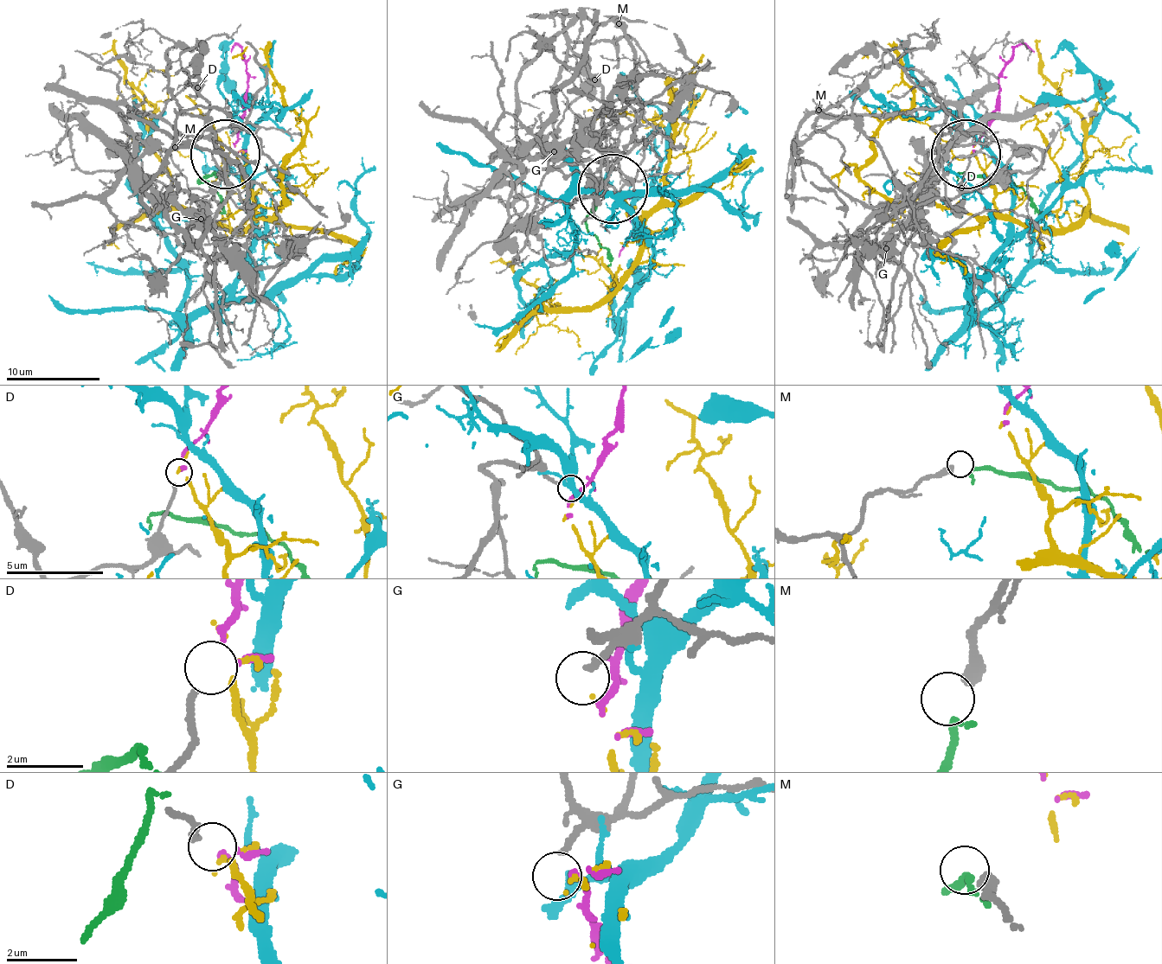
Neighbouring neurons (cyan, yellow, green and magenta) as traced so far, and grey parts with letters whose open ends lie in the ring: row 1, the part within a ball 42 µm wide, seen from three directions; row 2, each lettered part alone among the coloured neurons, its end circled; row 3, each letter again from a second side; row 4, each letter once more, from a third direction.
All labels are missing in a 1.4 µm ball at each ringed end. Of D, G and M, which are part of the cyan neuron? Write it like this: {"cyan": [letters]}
{"cyan": []}

